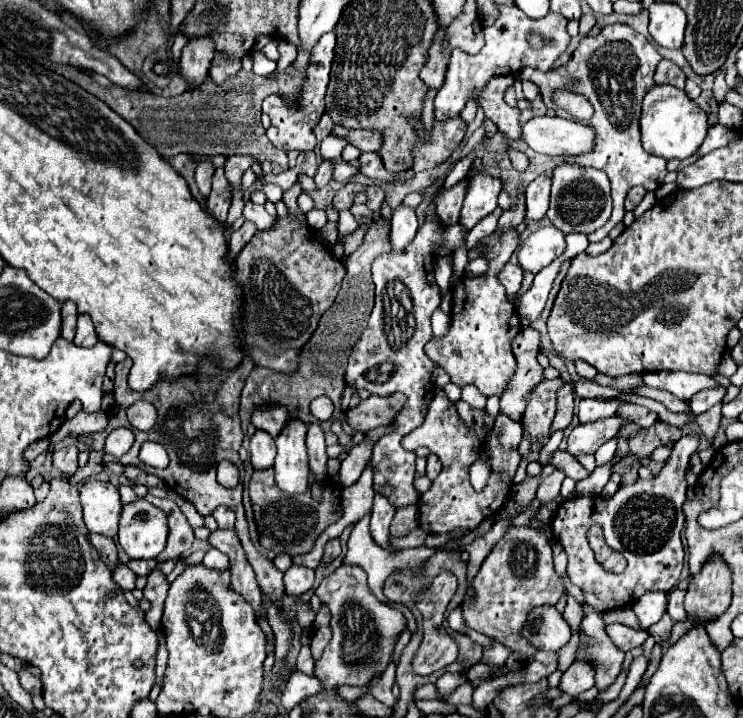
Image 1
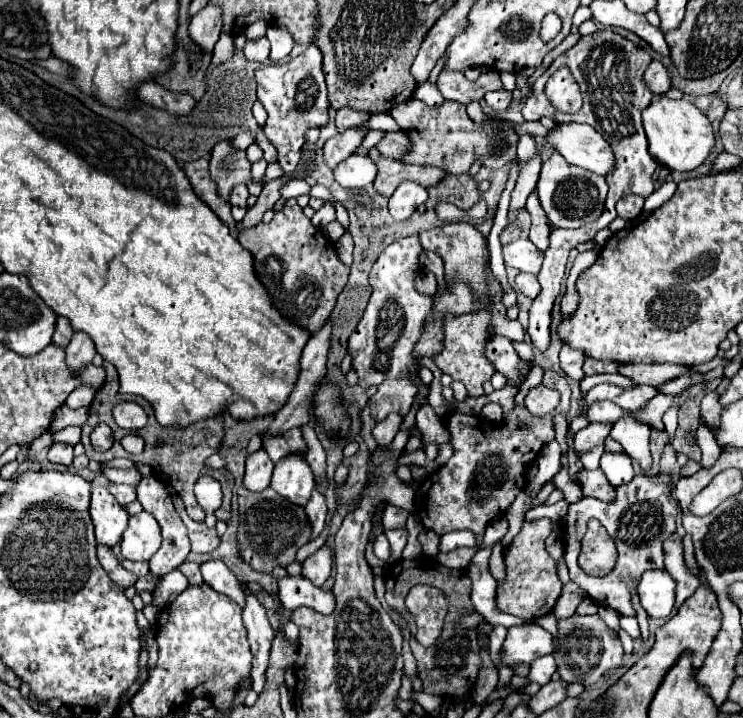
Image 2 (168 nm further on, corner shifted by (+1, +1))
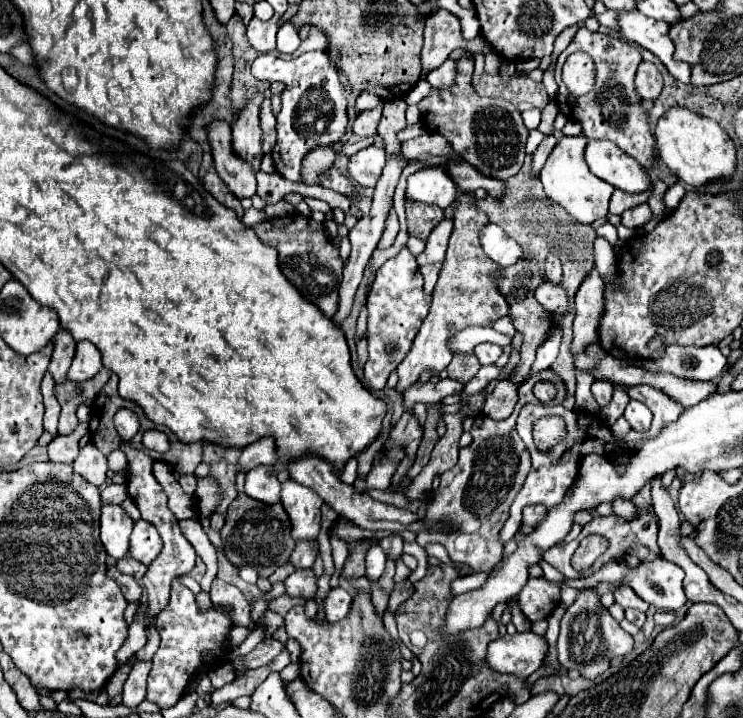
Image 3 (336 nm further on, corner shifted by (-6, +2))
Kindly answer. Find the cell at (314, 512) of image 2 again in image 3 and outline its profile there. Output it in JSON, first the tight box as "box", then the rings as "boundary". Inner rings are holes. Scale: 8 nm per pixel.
{"box":[290,539,318,569],"boundary":[[[310,539],[310,541],[298,541],[296,543],[296,549],[292,551],[292,557],[290,557],[290,563],[294,563],[298,569],[304,569],[304,567],[312,567],[316,557],[318,557],[318,541],[316,539]]]}

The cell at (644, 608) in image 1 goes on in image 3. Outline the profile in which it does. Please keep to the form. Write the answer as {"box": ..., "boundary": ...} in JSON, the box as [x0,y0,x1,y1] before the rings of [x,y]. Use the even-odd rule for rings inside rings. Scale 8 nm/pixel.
{"box":[540,559,686,611],"boundary":[[[540,559],[540,567],[546,575],[546,579],[552,579],[552,581],[558,581],[558,583],[568,583],[570,587],[590,587],[590,585],[596,585],[598,581],[608,581],[608,583],[616,583],[616,581],[624,581],[628,583],[638,597],[642,597],[646,603],[654,605],[656,609],[660,611],[678,611],[684,603],[686,603],[686,595],[684,595],[684,589],[682,589],[682,581],[684,581],[684,571],[666,561],[666,559],[654,559],[650,563],[640,563],[638,569],[628,569],[626,563],[608,563],[604,565],[598,573],[594,573],[592,577],[586,577],[586,579],[576,579],[576,581],[570,581],[570,579],[564,579],[562,573],[558,573],[554,567],[550,567],[550,563],[546,563],[544,559]]]}

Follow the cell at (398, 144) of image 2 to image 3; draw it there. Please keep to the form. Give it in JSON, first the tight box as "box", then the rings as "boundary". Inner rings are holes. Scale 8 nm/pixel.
{"box":[402,133,456,161],"boundary":[[[424,133],[420,137],[404,141],[402,143],[402,155],[406,159],[414,159],[414,161],[456,157],[454,151],[450,151],[450,145],[446,143],[446,139],[442,139],[442,135],[434,135],[434,133],[430,133],[430,135]]]}

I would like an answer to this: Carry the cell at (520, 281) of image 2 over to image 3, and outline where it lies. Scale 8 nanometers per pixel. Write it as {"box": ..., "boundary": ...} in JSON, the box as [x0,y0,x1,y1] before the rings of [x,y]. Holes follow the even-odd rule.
{"box":[536,281,568,311],"boundary":[[[542,281],[536,289],[536,301],[548,309],[548,311],[568,311],[568,299],[566,299],[566,291],[560,285],[554,285],[550,281]]]}

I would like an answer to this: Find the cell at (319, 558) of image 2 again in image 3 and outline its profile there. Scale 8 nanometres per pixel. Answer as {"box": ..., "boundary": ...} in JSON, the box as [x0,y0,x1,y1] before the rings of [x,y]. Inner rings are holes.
{"box":[284,569,318,599],"boundary":[[[298,569],[284,581],[284,585],[286,585],[286,593],[292,597],[312,599],[318,591],[318,577],[312,569]]]}

